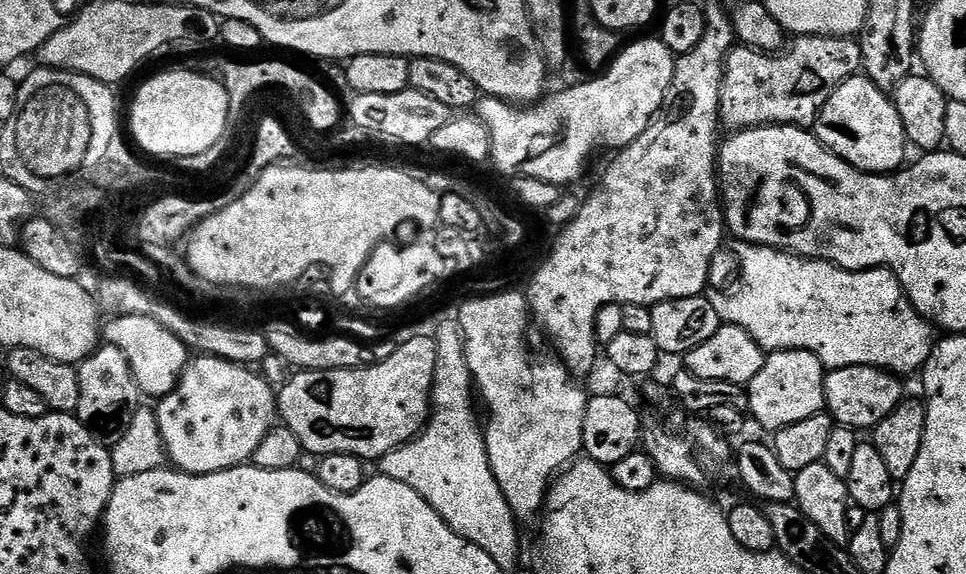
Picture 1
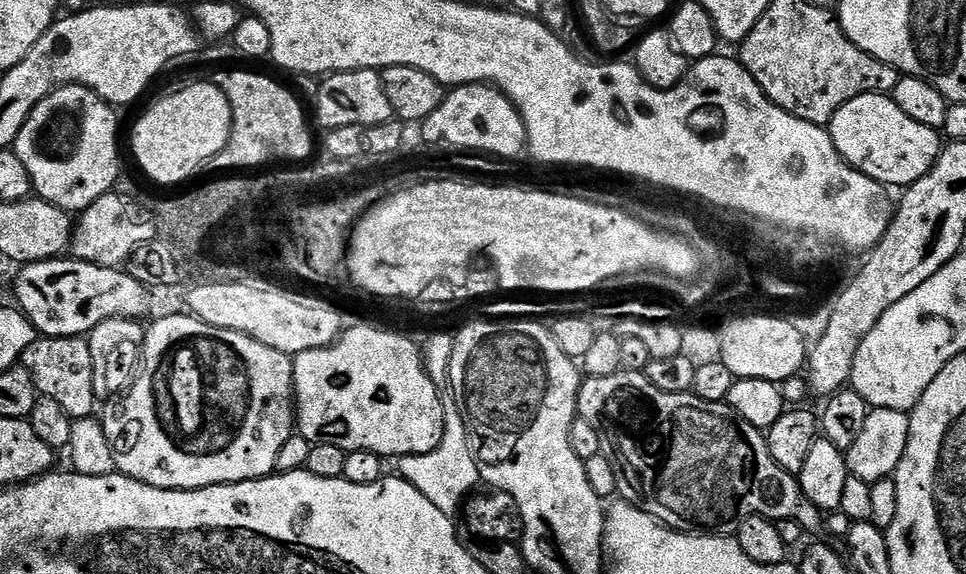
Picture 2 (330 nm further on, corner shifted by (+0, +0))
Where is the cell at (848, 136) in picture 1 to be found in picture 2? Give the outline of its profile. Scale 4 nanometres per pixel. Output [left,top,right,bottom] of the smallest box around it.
[830,92,942,190]

